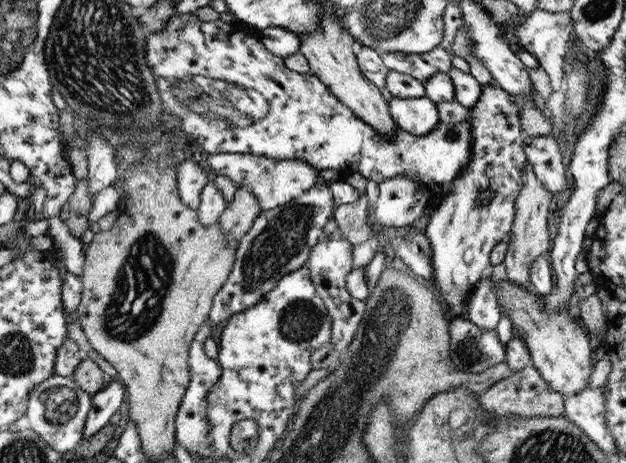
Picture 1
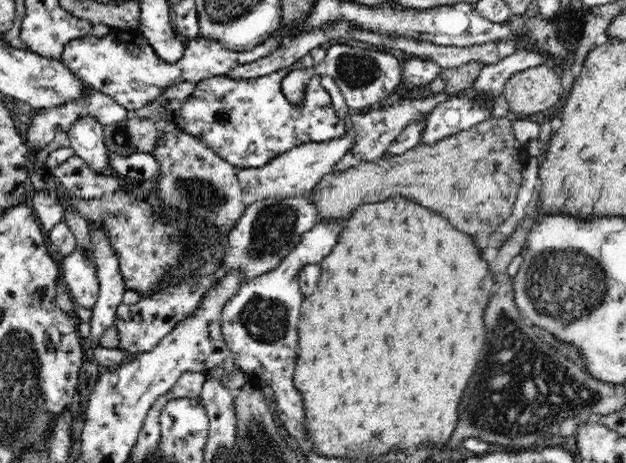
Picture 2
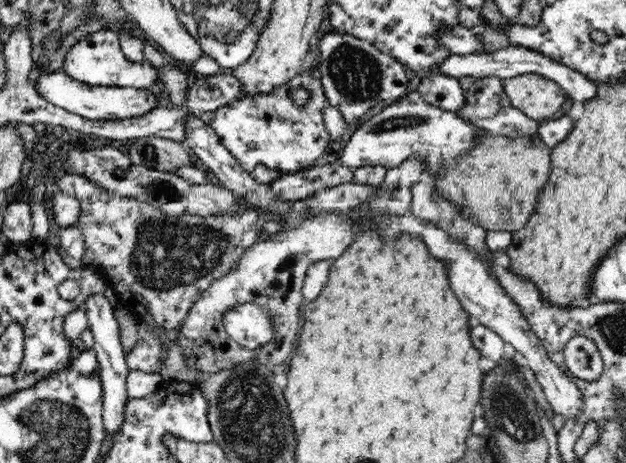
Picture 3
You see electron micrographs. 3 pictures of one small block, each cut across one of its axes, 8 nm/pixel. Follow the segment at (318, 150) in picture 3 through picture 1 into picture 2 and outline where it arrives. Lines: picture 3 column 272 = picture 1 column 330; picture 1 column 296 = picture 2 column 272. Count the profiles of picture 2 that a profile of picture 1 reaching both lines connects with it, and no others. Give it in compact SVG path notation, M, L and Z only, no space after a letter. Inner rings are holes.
M322 47L311 49L306 56L296 60L288 67L280 68L276 72L264 76L248 78L248 80L234 80L227 74L208 76L196 82L191 97L181 106L181 116L184 130L201 140L211 148L219 157L238 168L260 168L268 164L283 152L302 146L306 143L324 143L332 139L340 139L349 131L348 119L342 119L334 110L329 92L321 85L321 77L312 76L306 81L306 88L298 91L295 101L285 96L282 92L281 82L286 75L301 75L310 67L317 67L326 56Z

